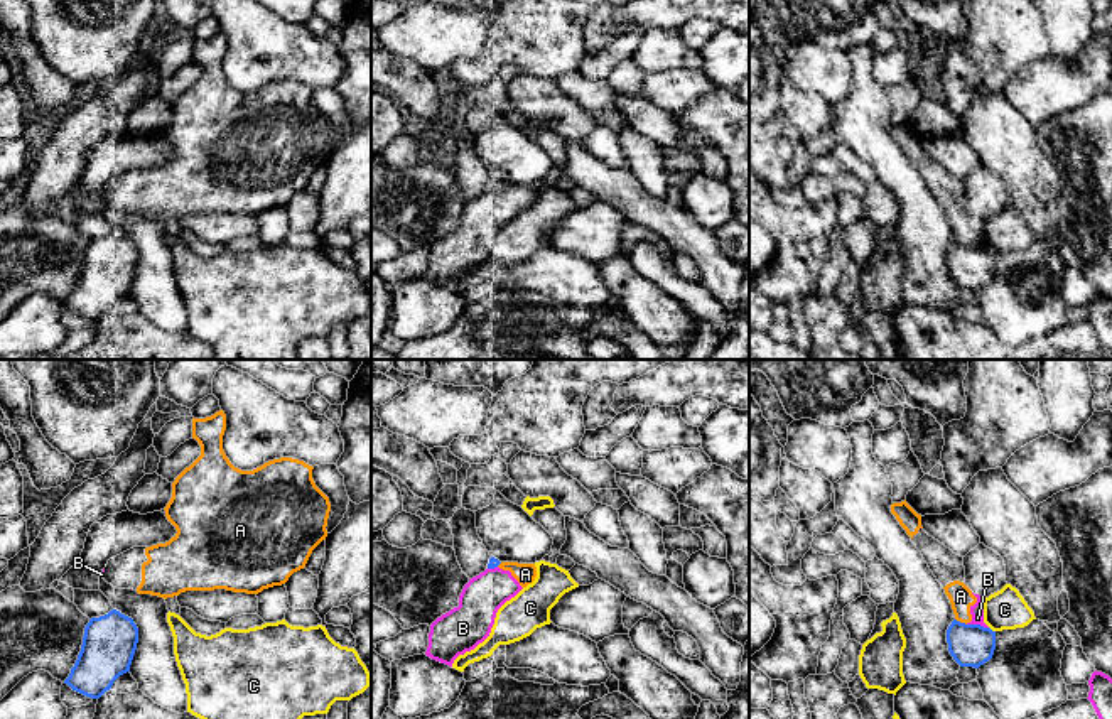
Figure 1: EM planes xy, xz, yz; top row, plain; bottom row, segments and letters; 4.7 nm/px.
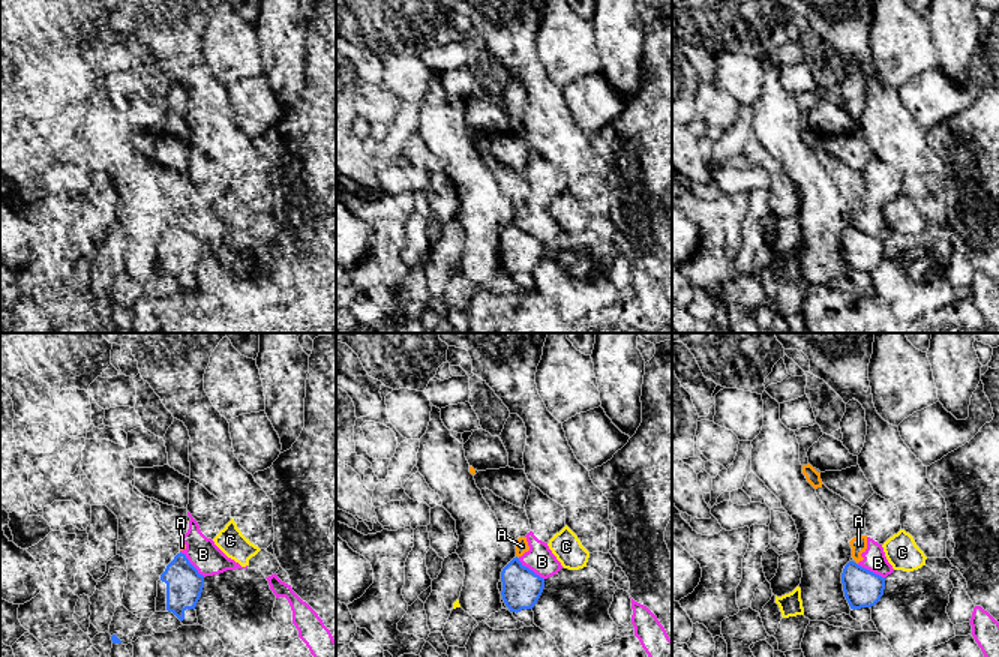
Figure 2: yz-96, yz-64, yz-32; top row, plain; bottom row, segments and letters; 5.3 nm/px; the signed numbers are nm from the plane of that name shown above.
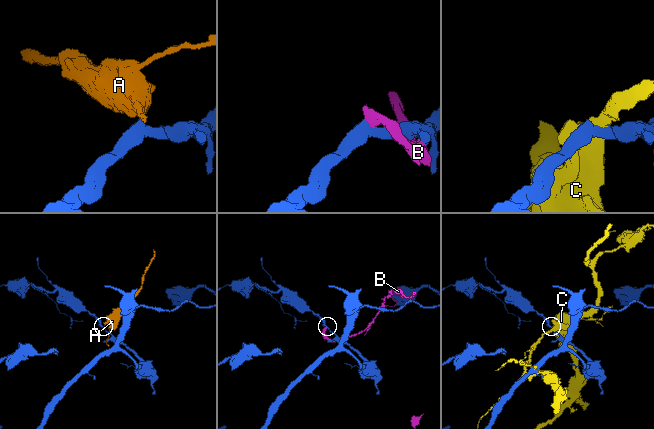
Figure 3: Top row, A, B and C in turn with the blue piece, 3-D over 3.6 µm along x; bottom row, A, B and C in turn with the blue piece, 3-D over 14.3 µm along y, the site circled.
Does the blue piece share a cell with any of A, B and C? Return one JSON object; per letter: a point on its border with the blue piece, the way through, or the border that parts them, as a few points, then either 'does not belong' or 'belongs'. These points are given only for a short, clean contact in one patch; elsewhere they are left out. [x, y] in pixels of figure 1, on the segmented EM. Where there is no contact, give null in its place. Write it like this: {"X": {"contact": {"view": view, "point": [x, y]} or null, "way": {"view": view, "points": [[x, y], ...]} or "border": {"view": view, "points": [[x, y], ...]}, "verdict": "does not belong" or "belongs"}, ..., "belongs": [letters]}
{"A": {"contact": {"view": "yz", "point": [959, 621]}, "verdict": "does not belong"}, "B": {"contact": {"view": "yz", "point": [977, 625]}, "verdict": "does not belong"}, "C": {"contact": {"view": "yz", "point": [991, 630]}, "border": {"view": "yz", "points": [[989, 627], [994, 632]]}, "verdict": "does not belong"}, "belongs": []}

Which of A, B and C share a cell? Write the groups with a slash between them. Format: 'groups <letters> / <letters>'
groups A B / C

